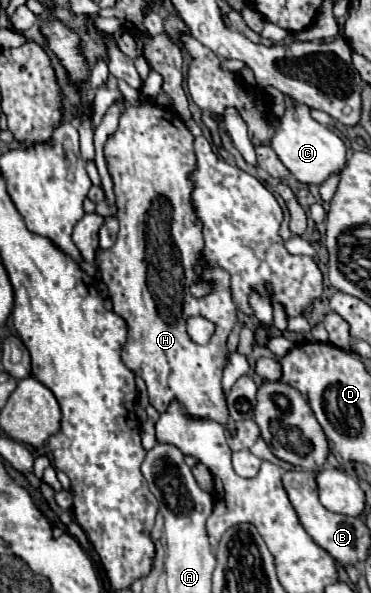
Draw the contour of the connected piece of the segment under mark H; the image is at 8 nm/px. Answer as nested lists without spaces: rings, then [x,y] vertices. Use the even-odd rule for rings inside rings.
[[[120,97],[120,101],[124,105],[124,111],[120,115],[118,129],[108,137],[104,145],[108,173],[114,181],[120,233],[112,249],[96,253],[96,261],[102,273],[102,281],[108,287],[114,313],[118,313],[128,325],[128,341],[122,347],[122,361],[130,371],[146,381],[150,405],[154,405],[160,413],[172,399],[178,399],[188,415],[226,423],[228,409],[220,381],[222,369],[228,359],[226,339],[236,325],[236,305],[230,299],[230,275],[220,267],[204,271],[204,277],[214,279],[216,283],[210,295],[206,295],[204,299],[194,299],[190,295],[190,285],[196,281],[194,265],[198,263],[200,251],[204,247],[200,221],[196,221],[196,213],[190,201],[192,183],[188,181],[188,173],[196,163],[194,135],[188,131],[188,127],[172,107],[158,105],[156,101],[142,101],[140,105],[132,105],[124,97]],[[190,315],[202,315],[216,323],[216,333],[206,345],[196,345],[188,337],[186,319]]]

